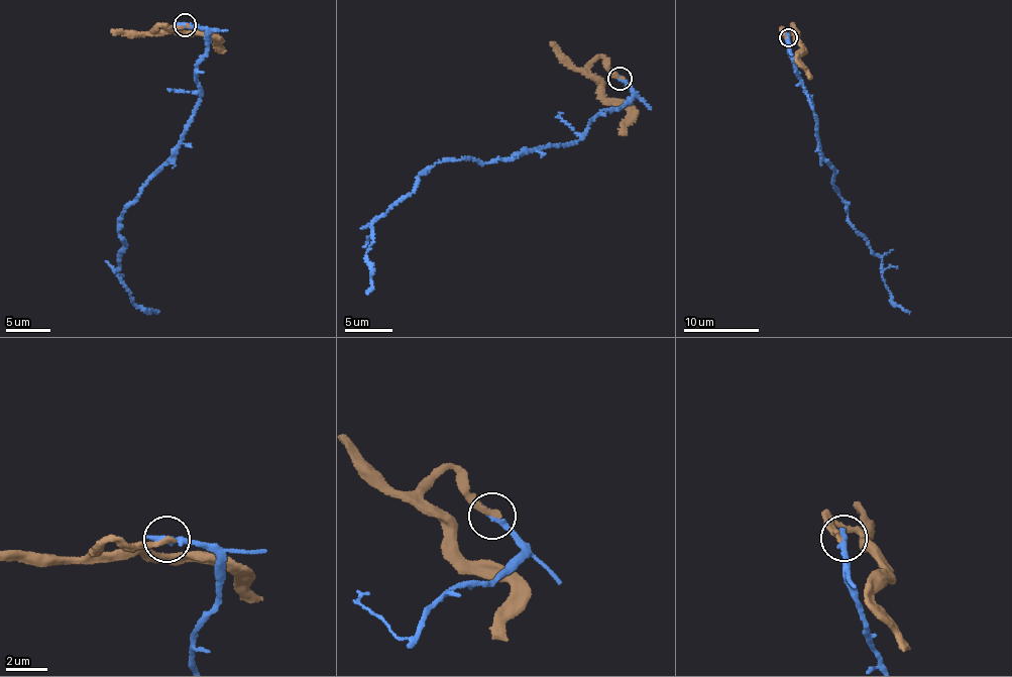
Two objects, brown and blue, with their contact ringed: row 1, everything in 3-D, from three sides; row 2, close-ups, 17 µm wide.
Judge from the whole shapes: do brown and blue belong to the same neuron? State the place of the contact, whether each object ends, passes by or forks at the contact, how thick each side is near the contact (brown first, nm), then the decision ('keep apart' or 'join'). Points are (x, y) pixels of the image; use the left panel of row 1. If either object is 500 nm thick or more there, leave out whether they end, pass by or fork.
(185, 24) | brown ends | blue ends | 280/360 nm | keep apart

